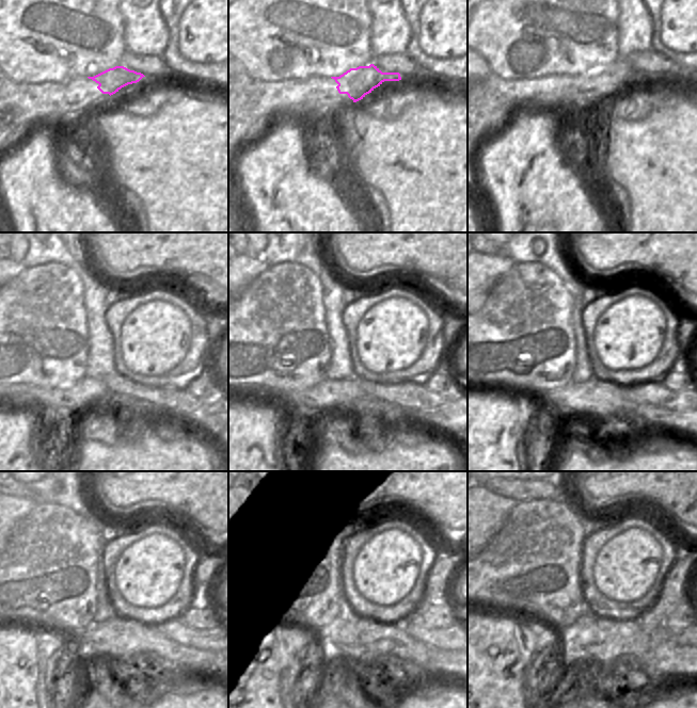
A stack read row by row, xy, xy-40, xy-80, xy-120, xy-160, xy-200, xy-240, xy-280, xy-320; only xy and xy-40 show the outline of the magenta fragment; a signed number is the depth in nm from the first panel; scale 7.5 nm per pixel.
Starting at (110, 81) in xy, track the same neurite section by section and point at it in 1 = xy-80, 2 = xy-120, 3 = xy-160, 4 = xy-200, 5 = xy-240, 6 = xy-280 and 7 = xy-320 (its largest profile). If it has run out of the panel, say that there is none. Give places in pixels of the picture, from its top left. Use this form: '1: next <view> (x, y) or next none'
1: next xy-80 (601, 81)
2: next xy-120 (155, 337)
3: next xy-160 (392, 335)
4: next xy-200 (629, 336)
5: next xy-240 (148, 575)
6: next xy-280 (385, 569)
7: next xy-320 (623, 575)

